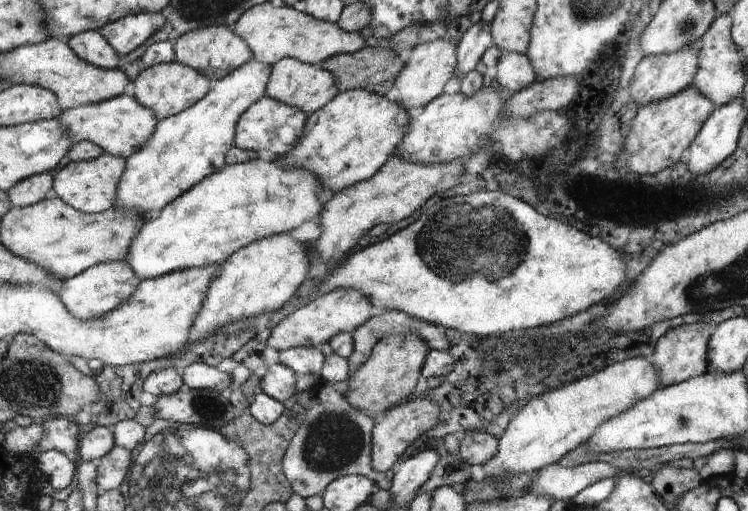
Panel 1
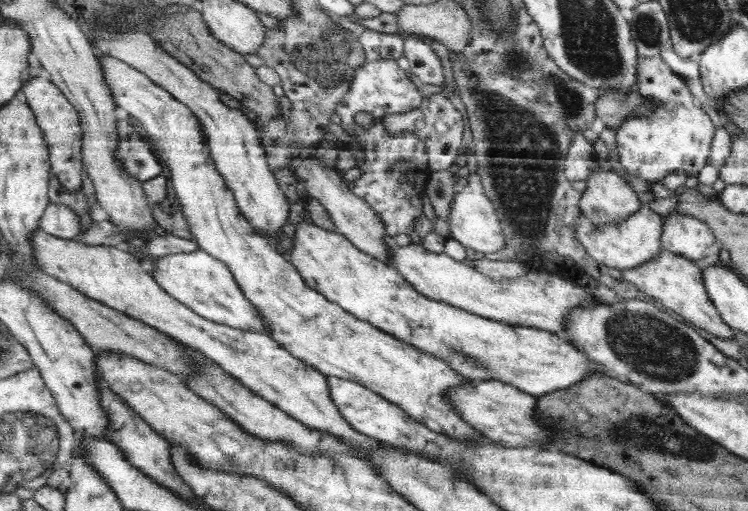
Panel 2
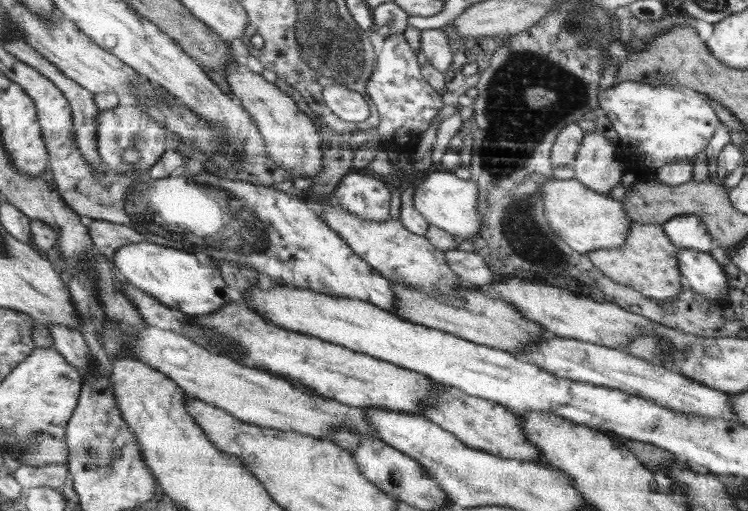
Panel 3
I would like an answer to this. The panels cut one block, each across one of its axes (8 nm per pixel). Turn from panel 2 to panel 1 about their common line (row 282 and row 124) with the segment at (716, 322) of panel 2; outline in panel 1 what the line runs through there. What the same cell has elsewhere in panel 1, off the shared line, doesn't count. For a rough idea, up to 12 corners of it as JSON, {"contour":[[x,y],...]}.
{"contour":[[693,84],[640,106],[621,165],[668,169],[716,108]]}

